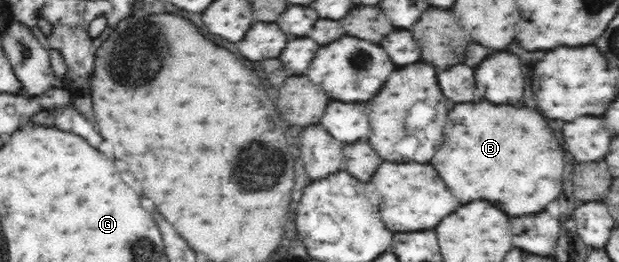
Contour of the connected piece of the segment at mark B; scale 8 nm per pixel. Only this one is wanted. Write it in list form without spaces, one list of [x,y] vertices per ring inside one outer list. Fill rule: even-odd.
[[[461,103],[451,109],[449,123],[445,125],[445,141],[431,159],[431,165],[439,171],[449,191],[461,201],[487,199],[509,215],[533,215],[541,213],[551,201],[555,201],[563,187],[565,155],[553,131],[547,127],[543,115],[527,107],[493,105],[493,103]]]

